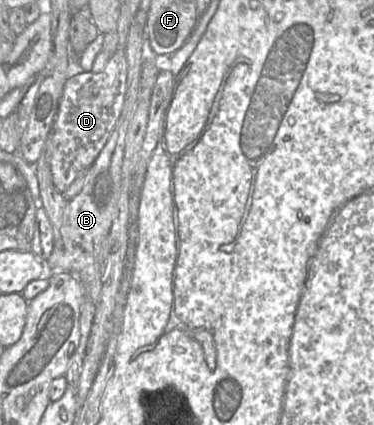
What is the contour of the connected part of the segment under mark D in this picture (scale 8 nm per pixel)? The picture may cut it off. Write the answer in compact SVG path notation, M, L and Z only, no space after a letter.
M117 49L102 71L85 71L67 78L53 127L46 140L46 160L53 183L60 193L69 188L80 172L89 169L109 139L123 108L126 80L124 49Z

